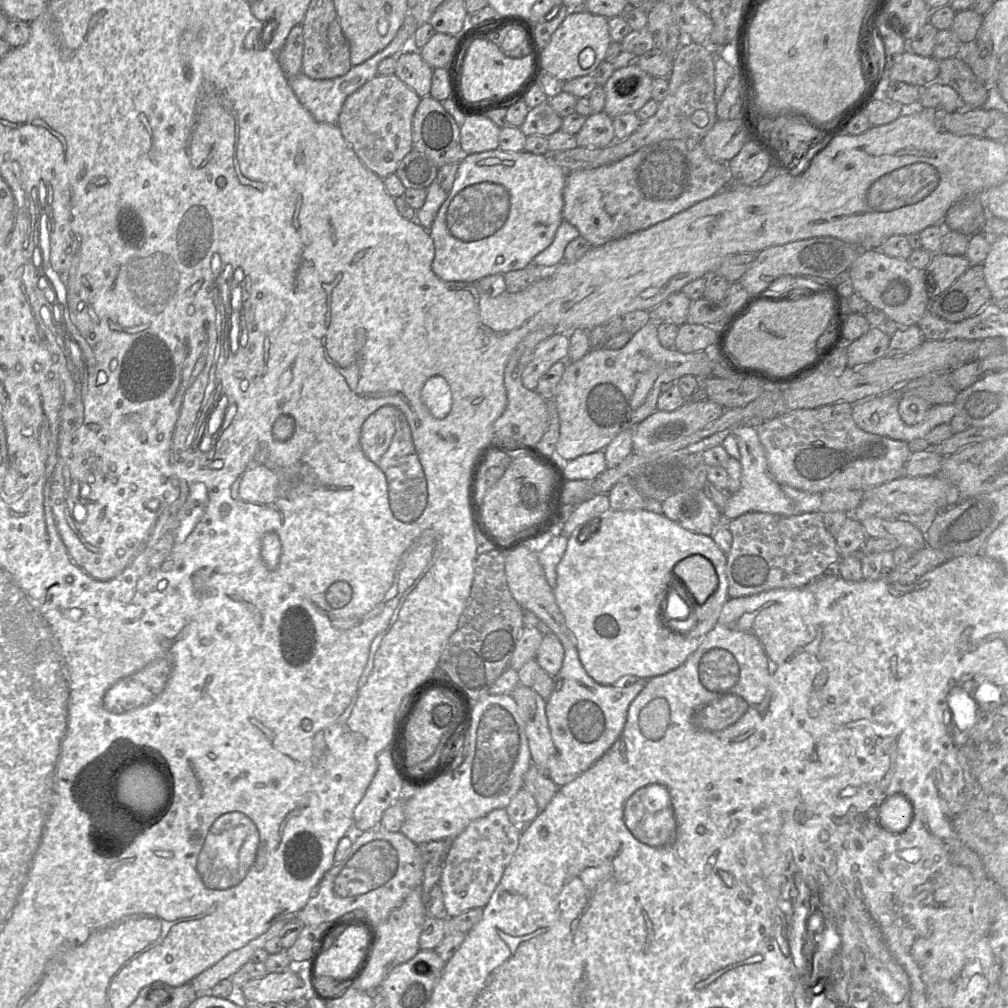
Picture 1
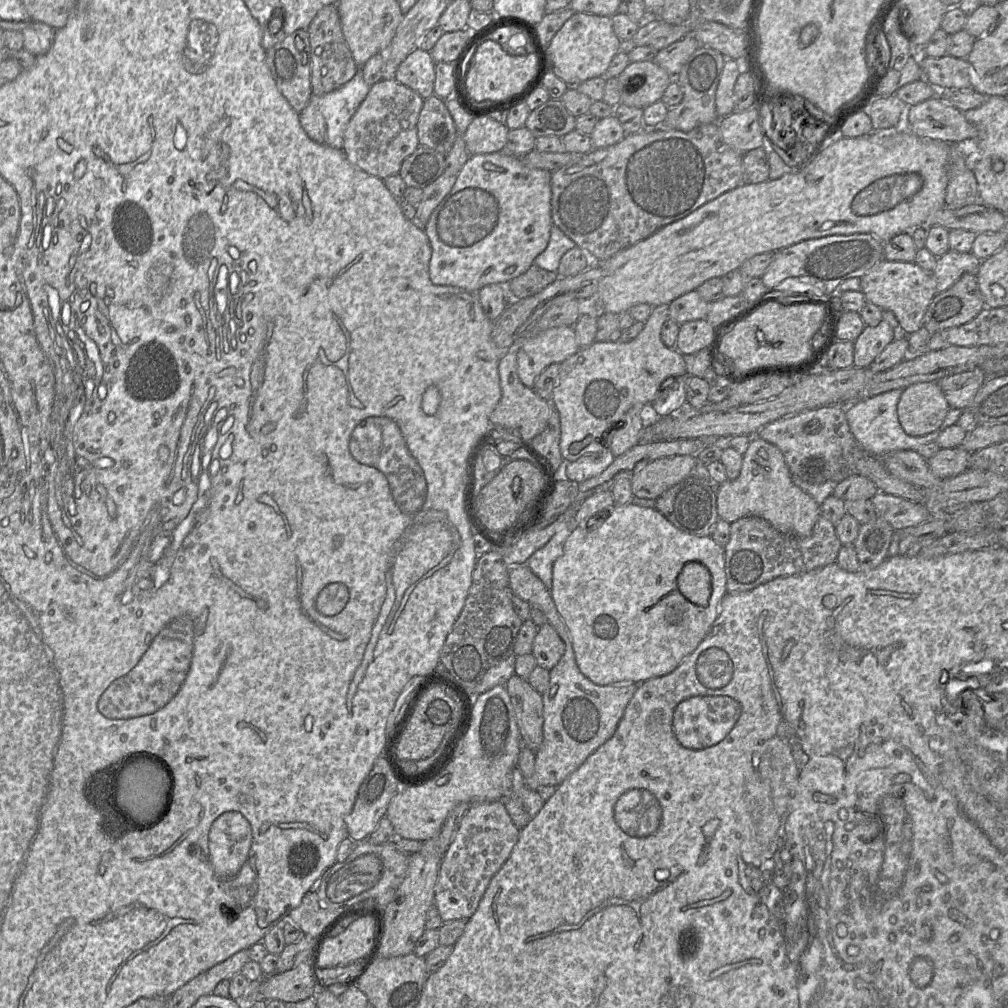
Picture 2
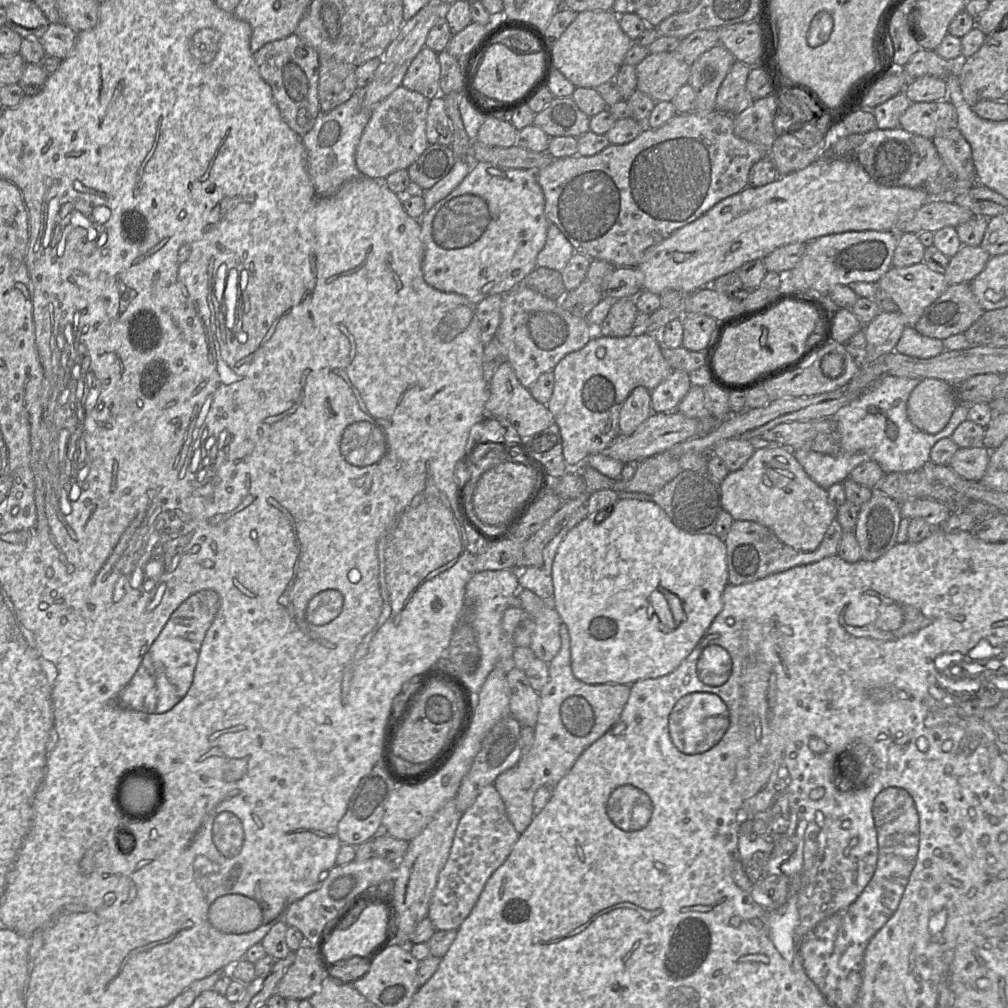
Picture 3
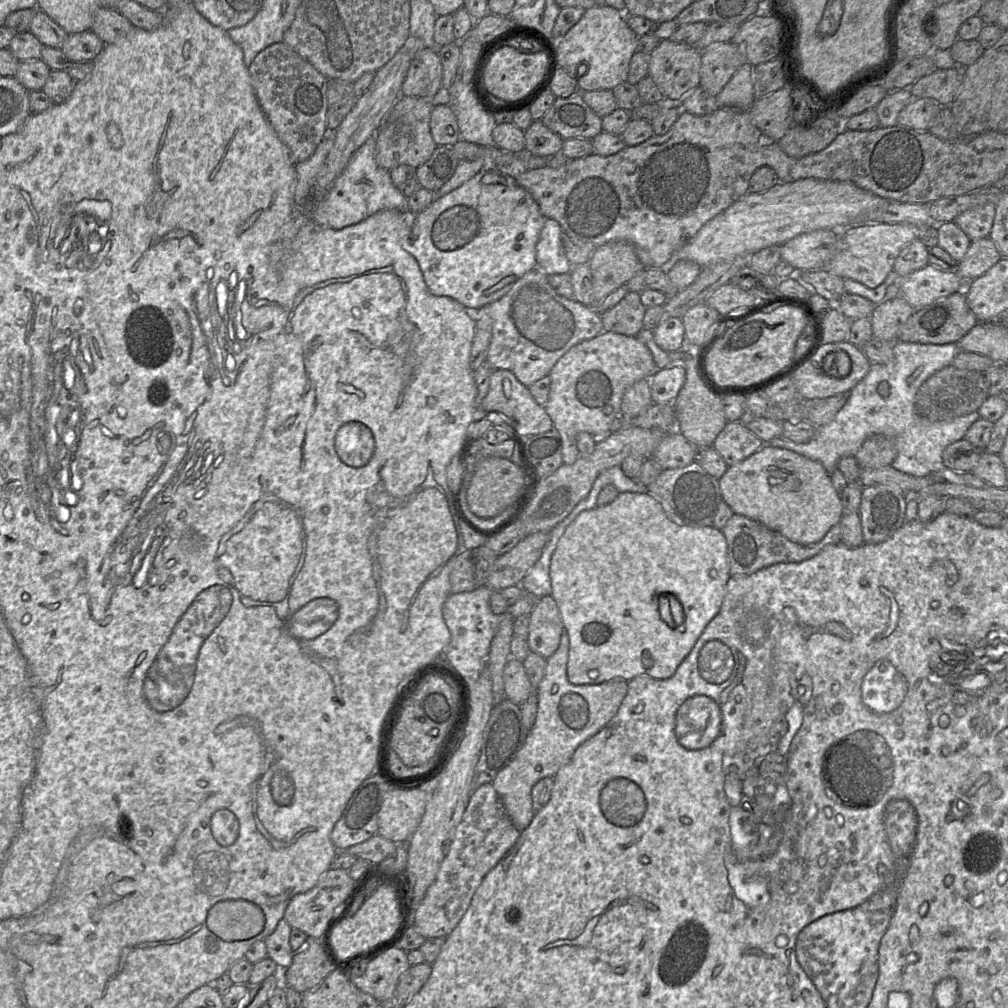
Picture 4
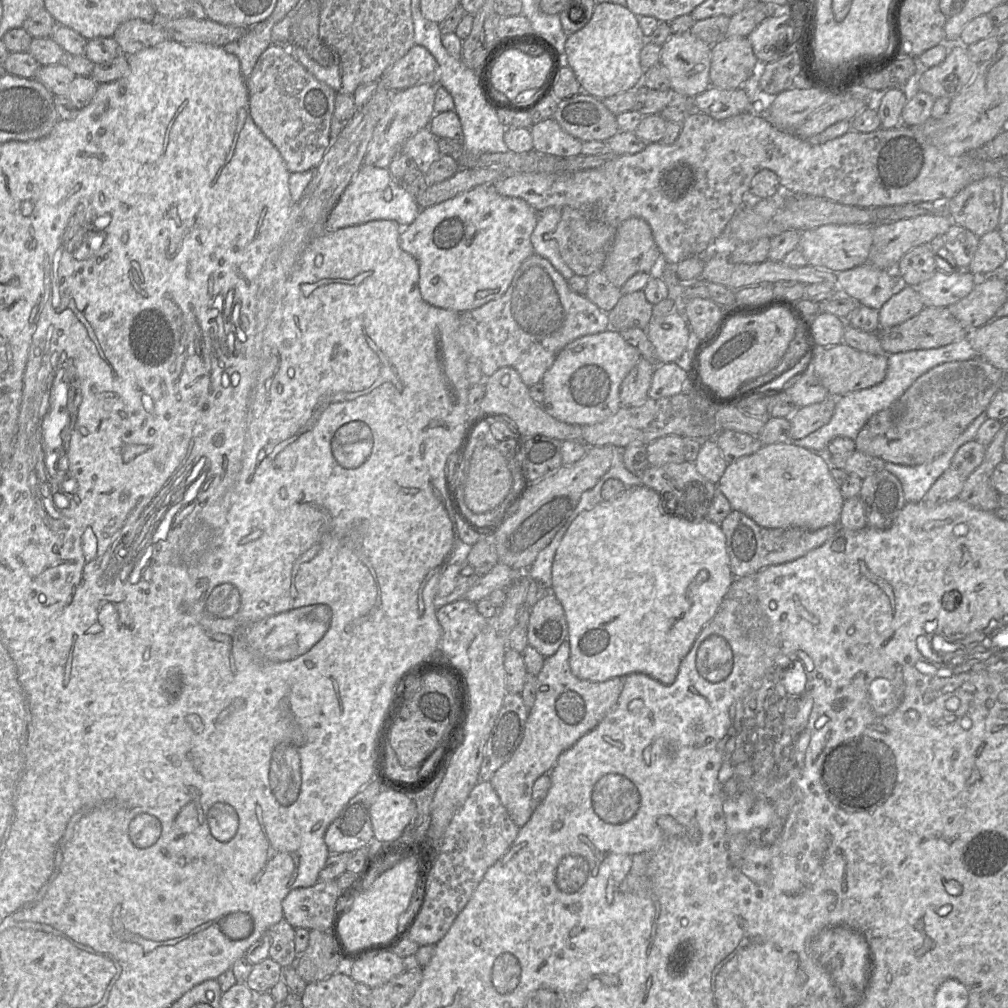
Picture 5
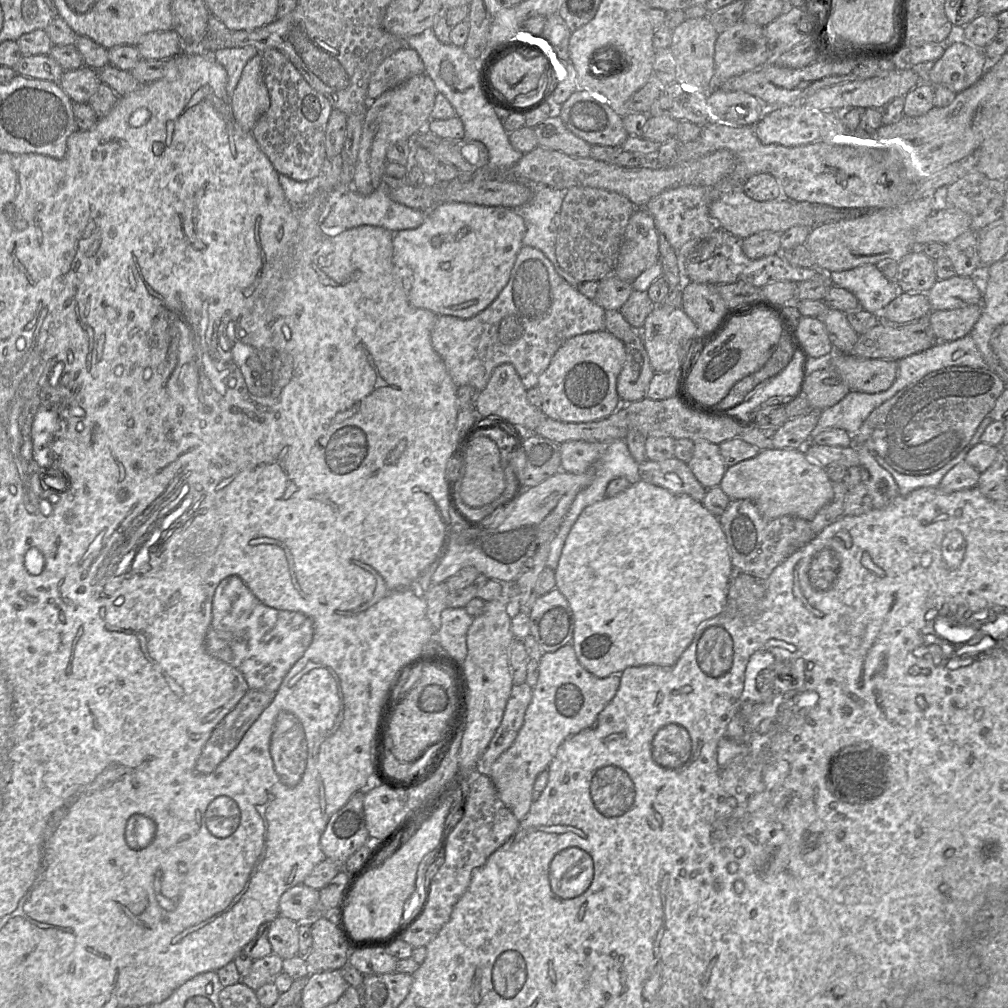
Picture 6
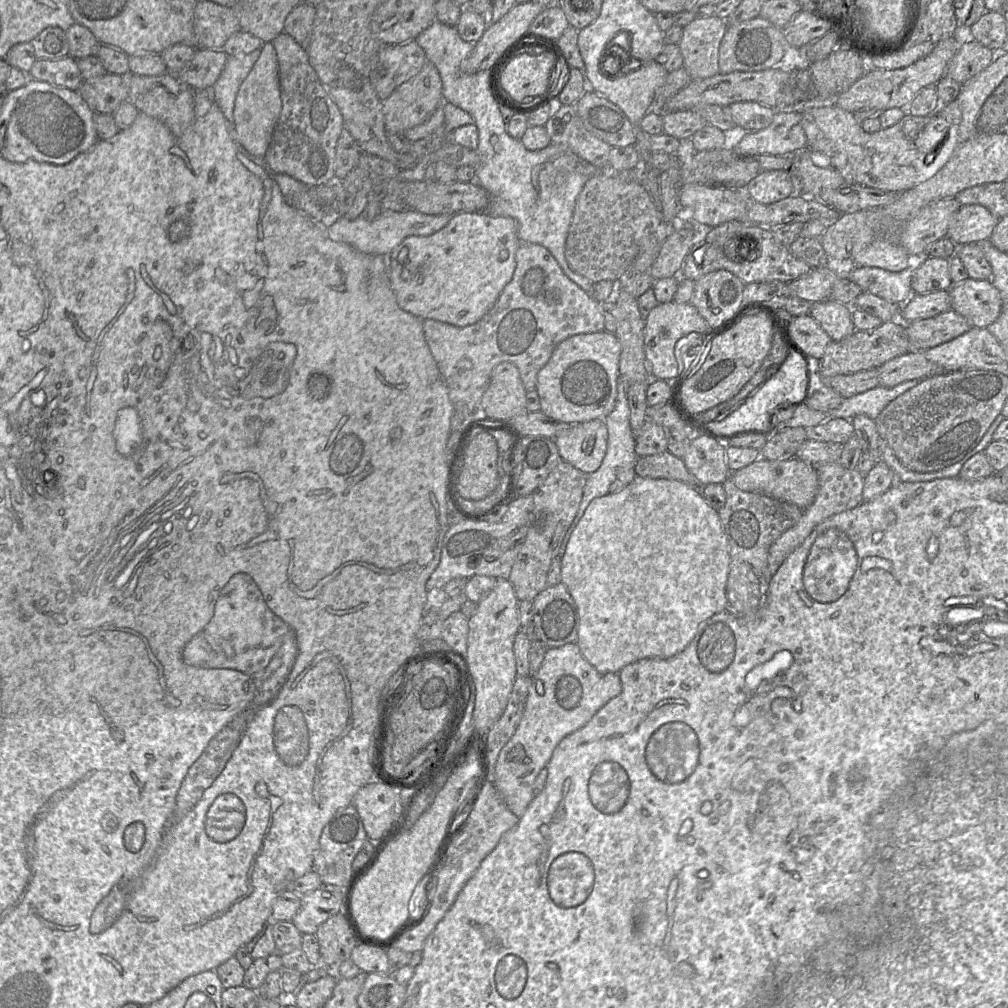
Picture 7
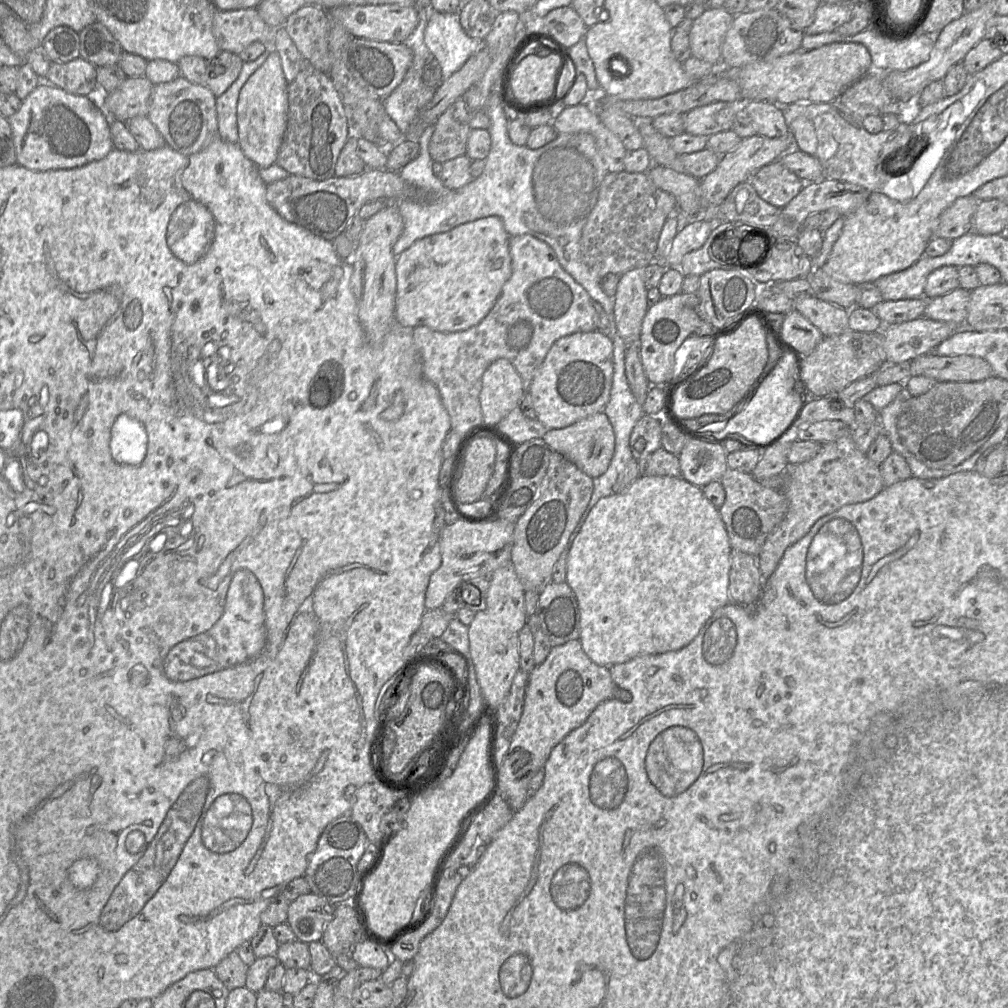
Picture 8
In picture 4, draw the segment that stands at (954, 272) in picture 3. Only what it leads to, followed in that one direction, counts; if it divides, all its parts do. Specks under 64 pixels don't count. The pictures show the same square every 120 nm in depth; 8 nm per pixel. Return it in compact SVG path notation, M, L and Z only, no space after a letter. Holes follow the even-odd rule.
M989 237L977 239L971 241L966 254L958 262L956 272L965 283L970 282L983 275L1001 258Z

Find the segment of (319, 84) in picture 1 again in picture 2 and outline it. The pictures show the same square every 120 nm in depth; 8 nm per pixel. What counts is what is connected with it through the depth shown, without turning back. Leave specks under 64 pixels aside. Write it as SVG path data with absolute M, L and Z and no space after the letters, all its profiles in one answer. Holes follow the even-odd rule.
M358 67L354 77L340 88L320 96L312 94L309 103L300 113L302 128L313 141L342 150L347 125L366 98L370 88L371 86L364 81L362 72Z

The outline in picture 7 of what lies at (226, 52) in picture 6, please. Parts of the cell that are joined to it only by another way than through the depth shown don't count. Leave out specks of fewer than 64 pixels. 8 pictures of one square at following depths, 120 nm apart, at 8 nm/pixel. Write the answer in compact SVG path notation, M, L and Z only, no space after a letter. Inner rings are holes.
M262 46L249 54L228 55L223 71L210 90L213 101L230 122L233 122L239 88L260 57L261 50Z

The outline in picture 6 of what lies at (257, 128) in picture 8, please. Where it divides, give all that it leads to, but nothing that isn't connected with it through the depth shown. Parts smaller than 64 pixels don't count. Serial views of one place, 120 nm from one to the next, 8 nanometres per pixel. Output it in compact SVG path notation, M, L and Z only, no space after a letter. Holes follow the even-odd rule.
M262 53L245 66L231 96L231 105L236 122L247 132L252 131L259 118L269 109L271 94L266 84Z

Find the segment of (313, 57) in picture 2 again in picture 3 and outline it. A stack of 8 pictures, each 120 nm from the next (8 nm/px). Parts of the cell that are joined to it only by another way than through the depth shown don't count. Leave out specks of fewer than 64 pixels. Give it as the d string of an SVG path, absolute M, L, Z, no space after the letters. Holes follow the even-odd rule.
M319 54L318 96L322 113L345 103L357 88L356 68L327 54Z

